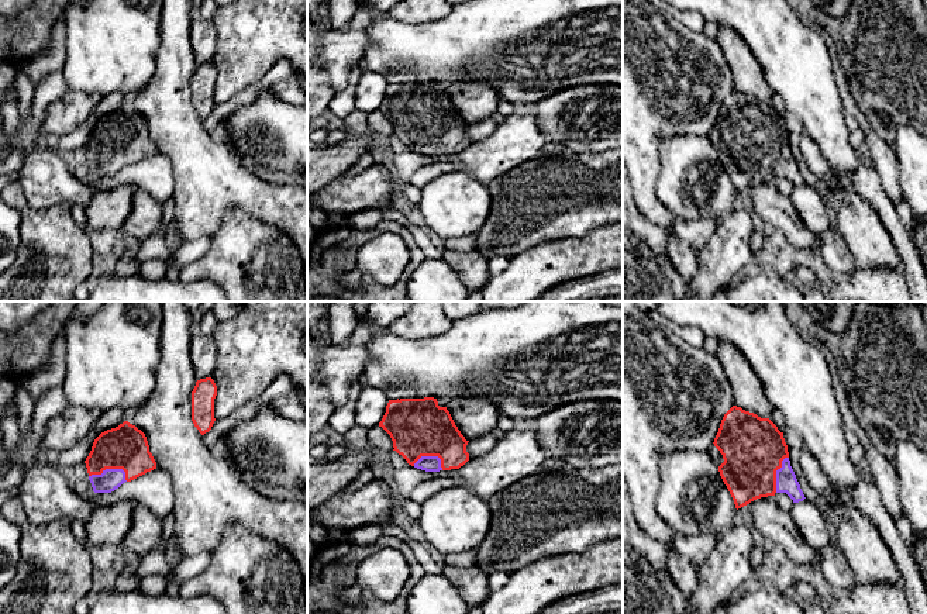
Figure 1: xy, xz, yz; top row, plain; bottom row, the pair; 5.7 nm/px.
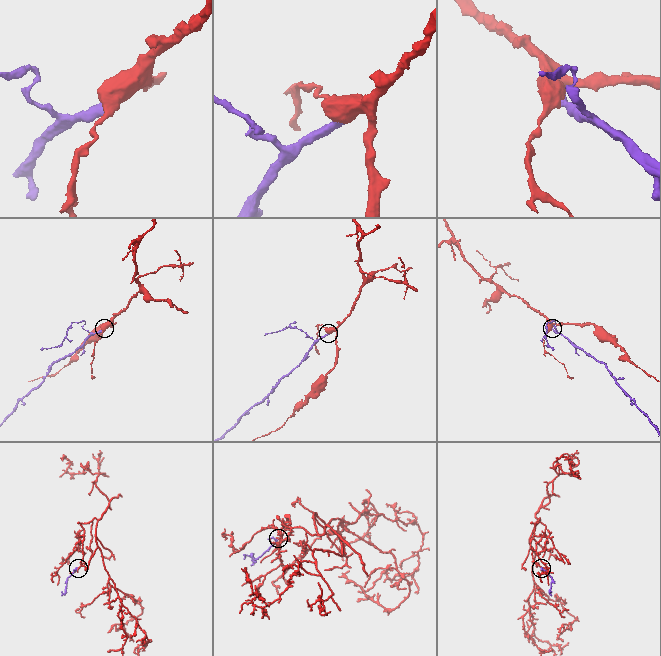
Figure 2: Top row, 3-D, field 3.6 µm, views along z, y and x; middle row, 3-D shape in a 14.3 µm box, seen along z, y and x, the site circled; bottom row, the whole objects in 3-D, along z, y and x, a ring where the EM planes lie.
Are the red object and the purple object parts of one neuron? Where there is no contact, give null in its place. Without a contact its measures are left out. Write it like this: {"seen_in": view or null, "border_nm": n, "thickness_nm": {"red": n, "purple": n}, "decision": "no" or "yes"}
{"seen_in": "xy", "border_nm": 220, "thickness_nm": {"red": 260, "purple": 120}, "decision": "yes"}

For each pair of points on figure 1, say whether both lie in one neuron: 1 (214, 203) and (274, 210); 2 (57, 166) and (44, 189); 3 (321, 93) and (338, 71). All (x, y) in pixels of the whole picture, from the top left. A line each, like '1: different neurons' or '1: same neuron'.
1: same neuron
2: same neuron
3: different neurons

